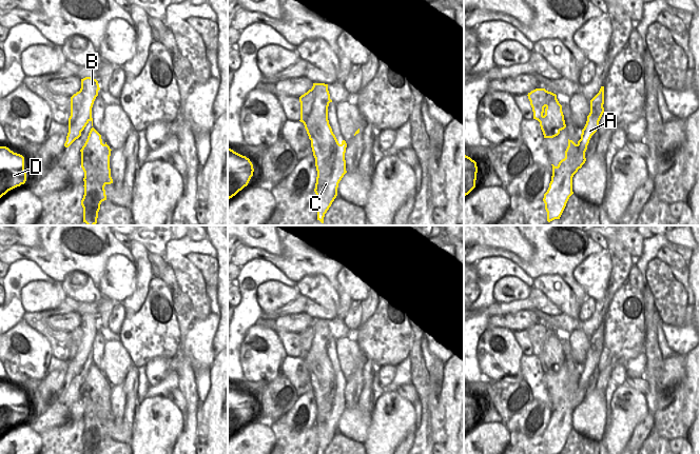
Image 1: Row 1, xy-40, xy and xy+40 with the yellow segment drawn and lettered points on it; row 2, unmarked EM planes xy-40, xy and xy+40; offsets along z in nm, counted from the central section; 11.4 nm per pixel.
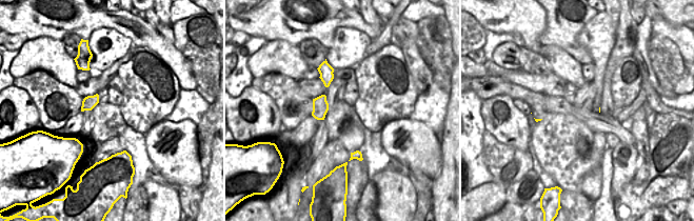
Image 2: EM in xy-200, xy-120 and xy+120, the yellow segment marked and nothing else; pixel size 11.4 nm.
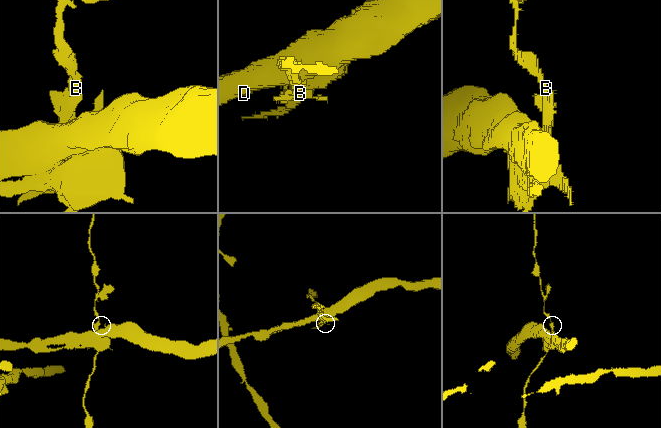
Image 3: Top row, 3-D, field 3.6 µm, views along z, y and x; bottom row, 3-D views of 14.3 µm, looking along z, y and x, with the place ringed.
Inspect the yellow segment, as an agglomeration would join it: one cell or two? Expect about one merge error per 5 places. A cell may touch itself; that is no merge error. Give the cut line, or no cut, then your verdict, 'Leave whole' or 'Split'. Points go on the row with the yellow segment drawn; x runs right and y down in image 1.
Split along xy (328, 121), (311, 140). Split.

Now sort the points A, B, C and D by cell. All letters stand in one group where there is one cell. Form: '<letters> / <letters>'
A C D / B

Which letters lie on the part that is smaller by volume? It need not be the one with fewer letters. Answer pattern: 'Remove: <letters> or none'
Remove: B

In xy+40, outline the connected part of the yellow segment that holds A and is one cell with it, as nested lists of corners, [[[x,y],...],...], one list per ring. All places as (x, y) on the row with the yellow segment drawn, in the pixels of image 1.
[[[604,86],[590,100],[590,113],[582,130],[581,139],[576,144],[568,139],[565,158],[557,166],[552,165],[552,176],[543,201],[547,212],[547,221],[560,219],[572,192],[572,177],[585,163],[585,152],[591,136],[599,129],[599,121],[604,113]]]

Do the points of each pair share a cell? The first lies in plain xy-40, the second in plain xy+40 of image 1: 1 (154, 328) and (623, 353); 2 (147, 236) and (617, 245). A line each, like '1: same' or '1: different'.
1: same
2: different

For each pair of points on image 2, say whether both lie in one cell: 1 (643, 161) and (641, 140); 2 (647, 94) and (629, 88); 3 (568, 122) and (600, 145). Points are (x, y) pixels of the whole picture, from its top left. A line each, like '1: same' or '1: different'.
1: same
2: different
3: different

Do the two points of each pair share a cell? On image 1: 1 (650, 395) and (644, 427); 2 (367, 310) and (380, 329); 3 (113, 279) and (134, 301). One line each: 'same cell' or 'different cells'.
1: same cell
2: different cells
3: different cells

